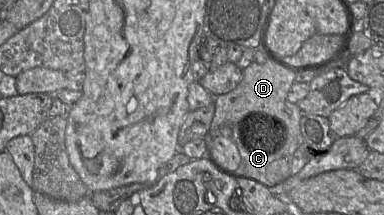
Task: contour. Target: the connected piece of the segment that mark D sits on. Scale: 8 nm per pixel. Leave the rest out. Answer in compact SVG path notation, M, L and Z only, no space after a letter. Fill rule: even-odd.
M268 59L264 64L251 63L243 70L242 79L235 89L227 94L214 97L215 112L209 132L215 132L222 126L238 125L251 112L263 112L276 117L291 127L292 134L295 134L298 144L300 144L300 147L293 154L290 165L291 175L297 174L313 156L311 155L312 148L304 142L301 134L302 111L298 104L291 103L287 99L288 92L295 83L295 77L296 73Z

